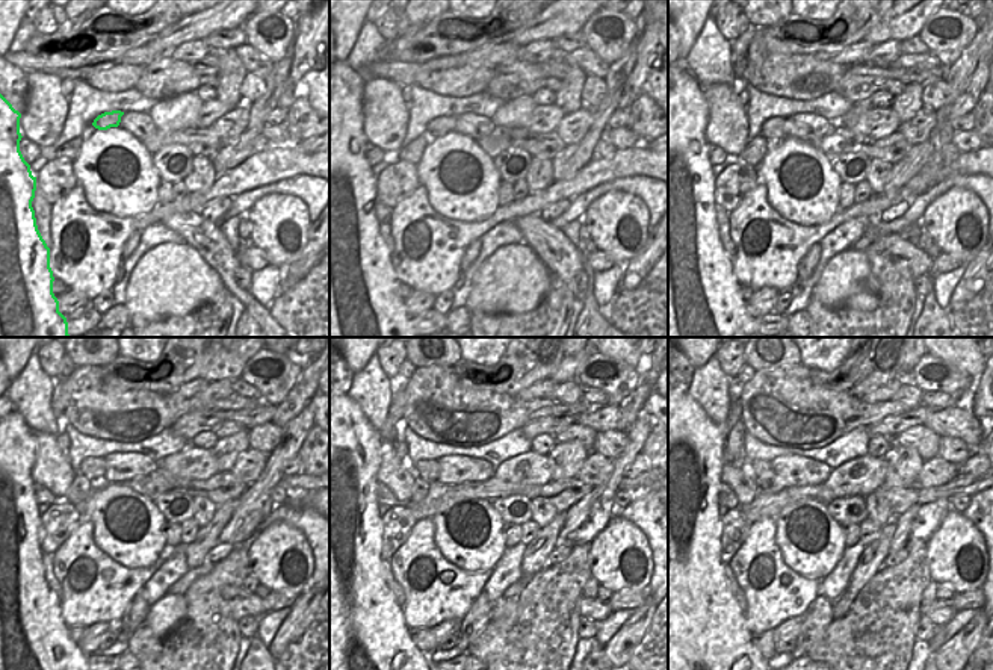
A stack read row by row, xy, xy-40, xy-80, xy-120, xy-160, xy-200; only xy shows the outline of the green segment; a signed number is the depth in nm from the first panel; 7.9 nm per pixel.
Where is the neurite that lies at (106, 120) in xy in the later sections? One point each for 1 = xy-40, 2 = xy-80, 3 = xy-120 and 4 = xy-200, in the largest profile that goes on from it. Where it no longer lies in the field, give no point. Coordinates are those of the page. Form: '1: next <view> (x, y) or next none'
1: next xy-40 (440, 126)
2: next xy-80 (774, 129)
3: next xy-120 (92, 468)
4: next xy-200 (764, 469)

